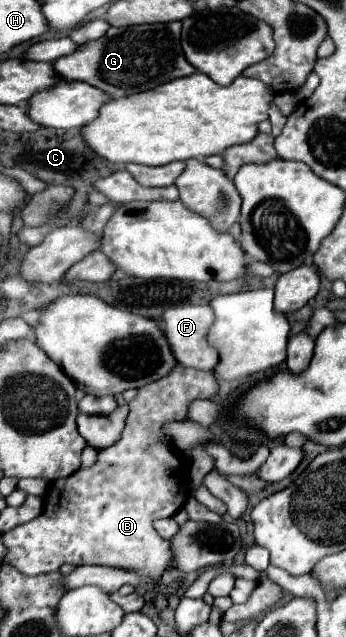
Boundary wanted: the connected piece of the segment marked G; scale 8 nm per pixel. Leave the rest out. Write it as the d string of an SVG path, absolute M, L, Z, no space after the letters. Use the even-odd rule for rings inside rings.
M181 22L167 24L145 24L145 26L129 26L125 28L109 28L105 36L99 40L91 40L79 46L75 52L53 62L55 74L63 80L79 80L87 82L111 98L131 96L149 88L159 86L161 82L169 82L173 78L189 76L195 68L185 60L183 50L179 46ZM161 62L163 62L163 80L161 80Z

